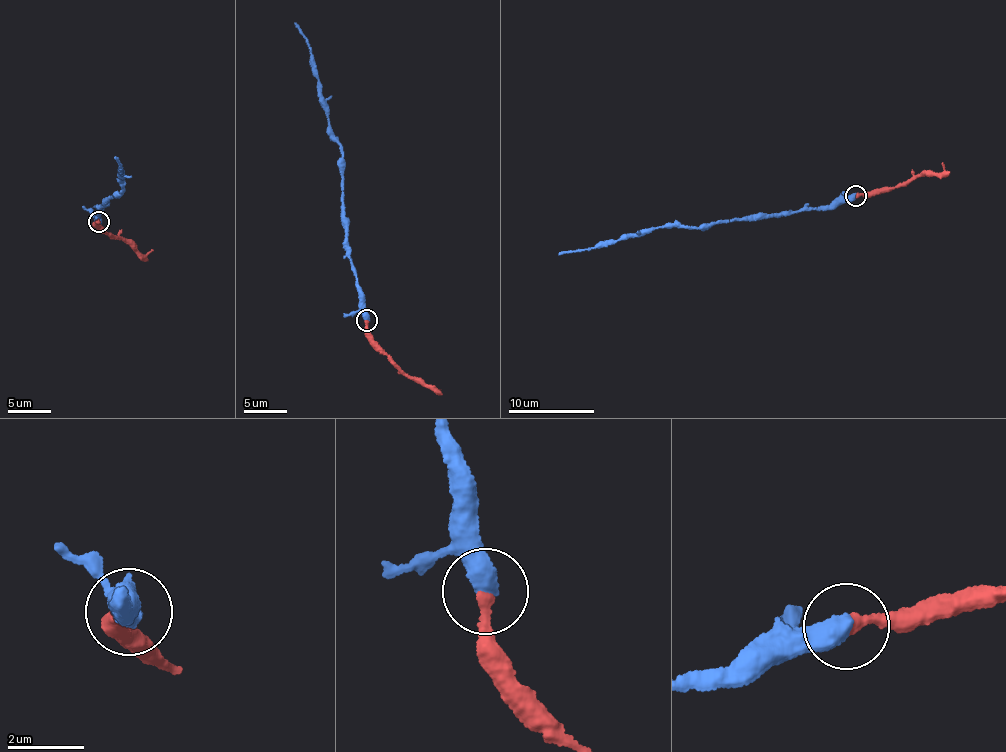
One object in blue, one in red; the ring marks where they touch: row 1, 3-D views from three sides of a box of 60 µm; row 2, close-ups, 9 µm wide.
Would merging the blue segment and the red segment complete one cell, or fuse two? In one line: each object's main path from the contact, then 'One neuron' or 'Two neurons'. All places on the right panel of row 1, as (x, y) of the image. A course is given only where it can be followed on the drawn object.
Course of blue: (856, 196), (776, 217), (760, 213), (752, 220), (719, 220), (697, 228), (651, 227), (558, 255). Course of red: (856, 196), (898, 187), (926, 170), (942, 171), (942, 162). One neuron

